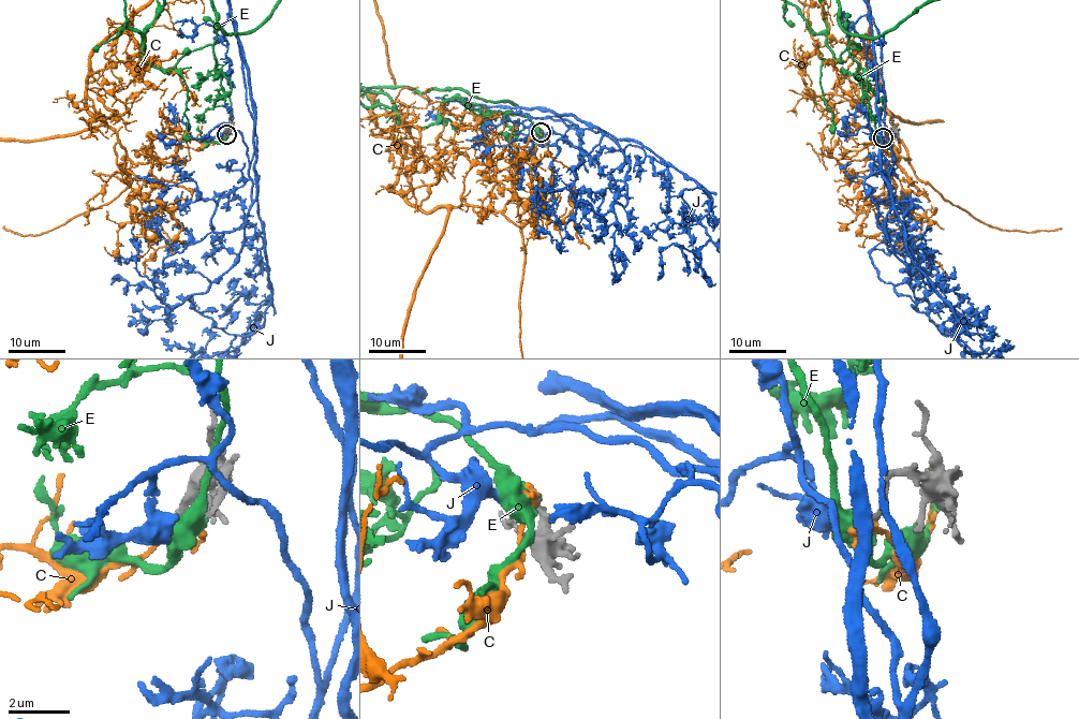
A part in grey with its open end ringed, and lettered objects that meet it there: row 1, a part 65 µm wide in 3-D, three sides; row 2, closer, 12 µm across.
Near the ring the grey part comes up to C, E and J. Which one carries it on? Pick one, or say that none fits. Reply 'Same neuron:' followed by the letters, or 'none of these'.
Same neuron: J

